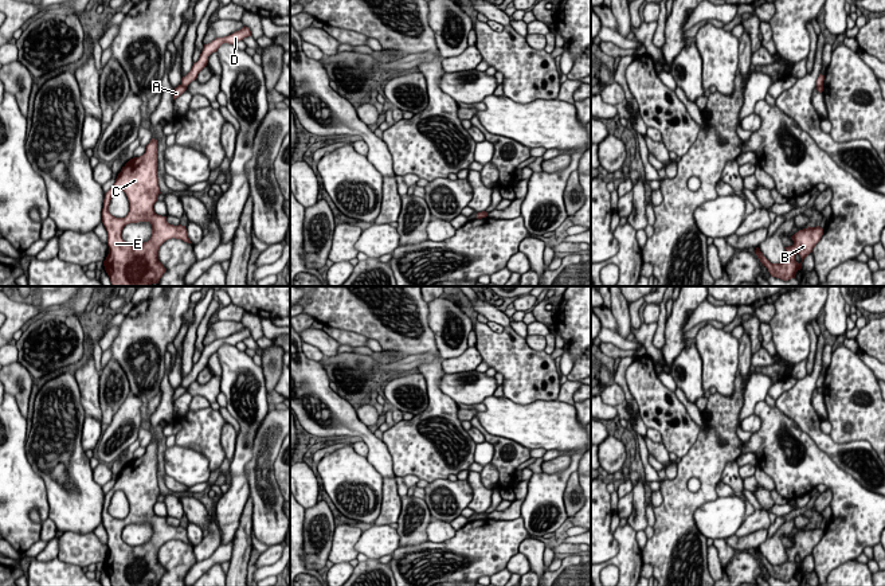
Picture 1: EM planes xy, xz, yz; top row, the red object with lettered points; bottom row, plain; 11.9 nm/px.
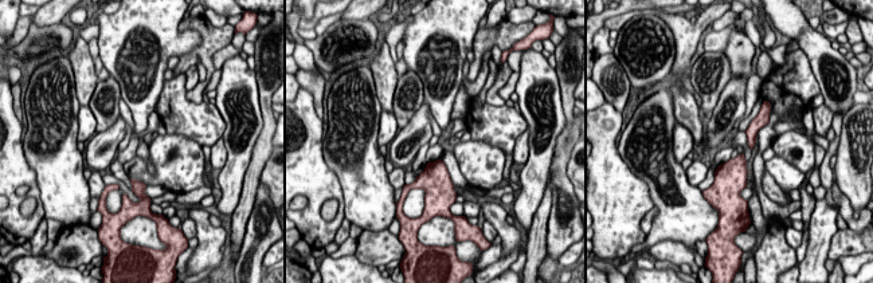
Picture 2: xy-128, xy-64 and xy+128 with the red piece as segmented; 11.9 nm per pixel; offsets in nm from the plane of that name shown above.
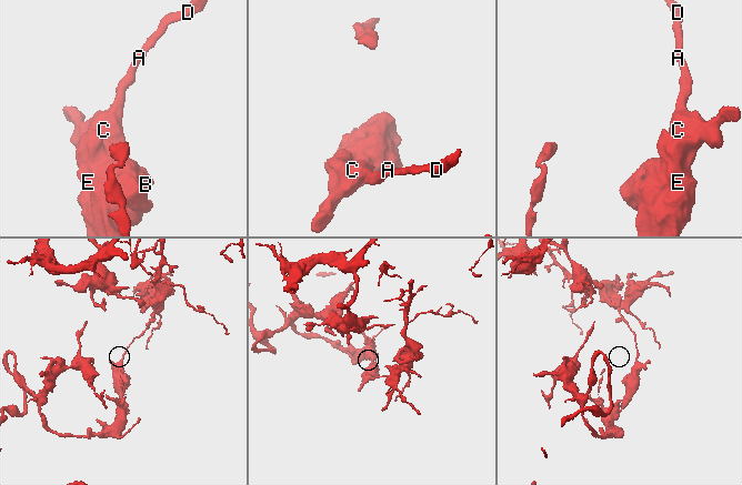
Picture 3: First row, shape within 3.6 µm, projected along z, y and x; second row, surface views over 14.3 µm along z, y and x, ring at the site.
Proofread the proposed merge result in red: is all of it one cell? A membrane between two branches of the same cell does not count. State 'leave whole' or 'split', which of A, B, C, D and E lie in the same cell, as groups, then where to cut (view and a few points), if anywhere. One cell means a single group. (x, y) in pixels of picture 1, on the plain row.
split; A B C E / D; cut in xy along (181, 385), (185, 389)

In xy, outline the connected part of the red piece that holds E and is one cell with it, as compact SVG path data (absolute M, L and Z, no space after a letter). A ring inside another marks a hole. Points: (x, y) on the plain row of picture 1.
M152 440L145 454L130 460L118 474L114 487L105 495L102 524L107 532L109 555L103 562L111 586L158 585L165 574L158 562L160 547L172 539L192 544L185 527L173 527L167 517L154 513L154 504L161 495L157 478L157 441ZM122 491L129 501L125 519L109 513L113 495ZM149 523L152 538L141 546L130 546L122 540L122 531L129 524Z

